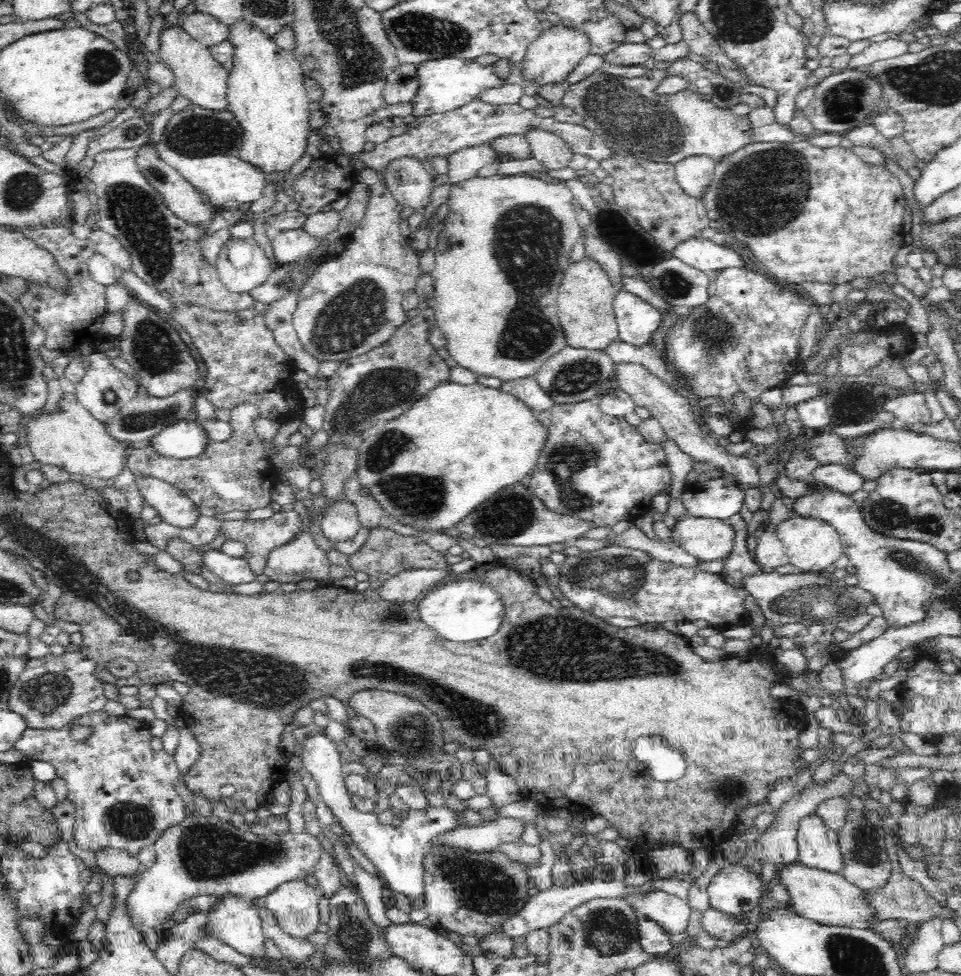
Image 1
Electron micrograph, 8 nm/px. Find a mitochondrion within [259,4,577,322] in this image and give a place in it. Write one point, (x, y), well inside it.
(418, 32)

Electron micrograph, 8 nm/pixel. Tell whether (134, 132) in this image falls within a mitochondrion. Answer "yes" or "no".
yes

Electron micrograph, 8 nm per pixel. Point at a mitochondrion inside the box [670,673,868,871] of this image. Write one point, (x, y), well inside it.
(726, 790)

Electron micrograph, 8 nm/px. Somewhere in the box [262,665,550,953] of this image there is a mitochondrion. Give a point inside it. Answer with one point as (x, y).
(484, 887)

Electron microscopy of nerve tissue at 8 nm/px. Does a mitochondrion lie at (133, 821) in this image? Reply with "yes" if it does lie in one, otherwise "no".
yes

